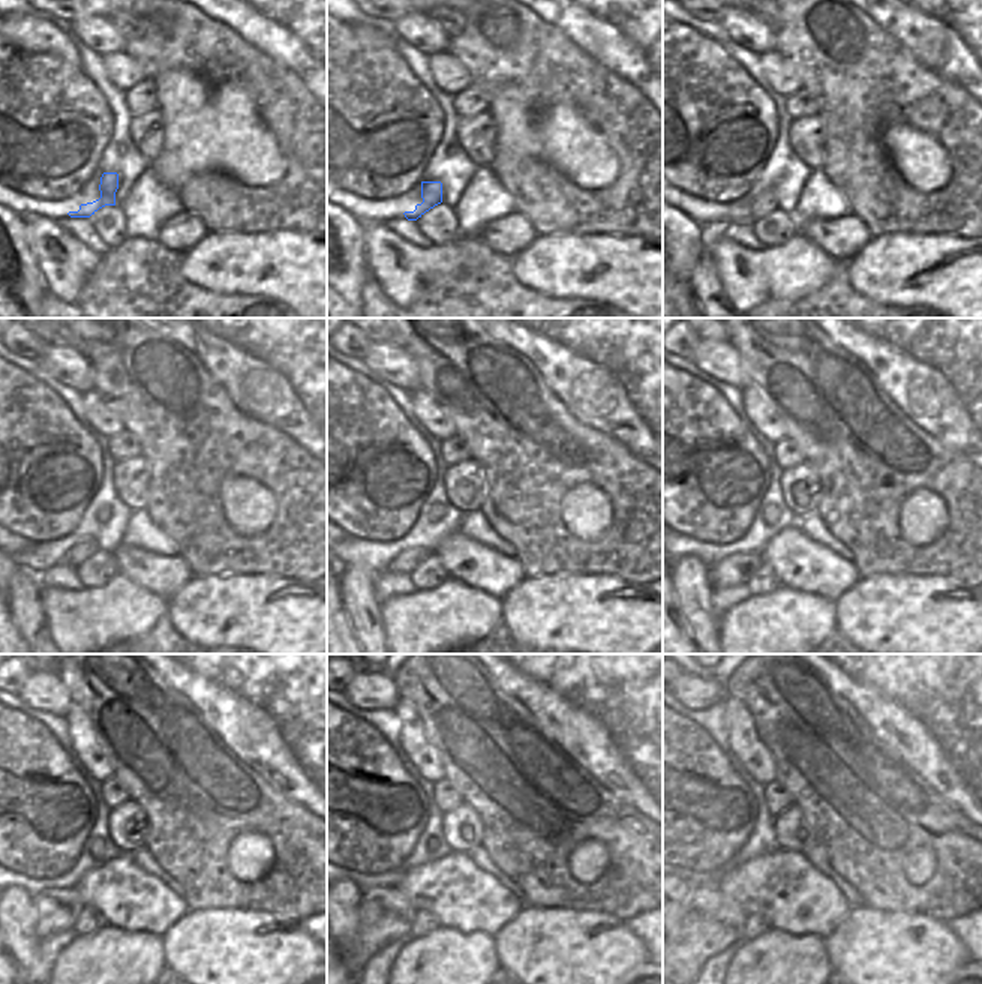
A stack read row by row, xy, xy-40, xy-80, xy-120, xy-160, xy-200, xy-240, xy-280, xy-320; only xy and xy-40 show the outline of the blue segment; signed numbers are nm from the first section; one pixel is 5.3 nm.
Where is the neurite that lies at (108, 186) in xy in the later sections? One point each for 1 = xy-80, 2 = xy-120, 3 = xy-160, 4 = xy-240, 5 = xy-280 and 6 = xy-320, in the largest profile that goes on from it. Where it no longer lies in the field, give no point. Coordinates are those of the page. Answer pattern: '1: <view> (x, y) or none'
1: xy-80 (766, 203)
2: xy-120 (78, 554)
3: xy-160 (405, 561)
4: xy-240 (57, 909)
5: xy-280 (384, 914)
6: xy-320 (712, 921)

